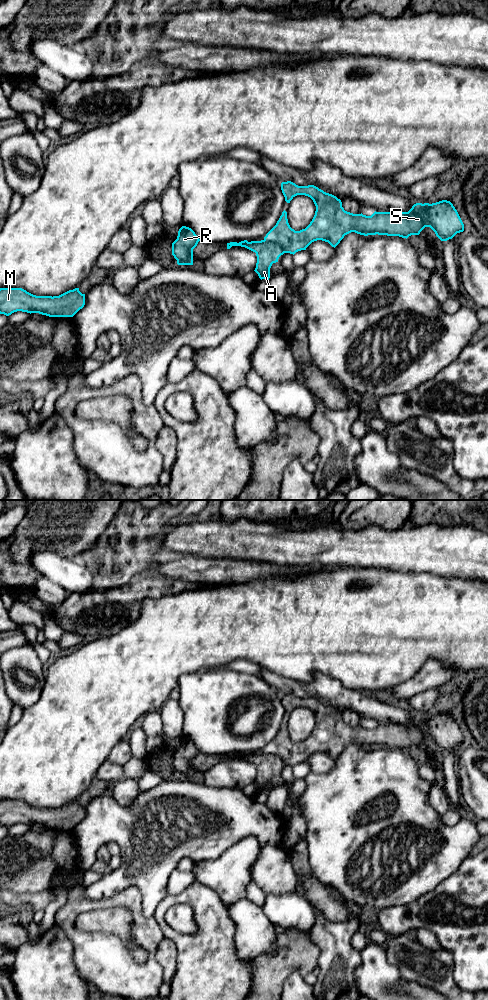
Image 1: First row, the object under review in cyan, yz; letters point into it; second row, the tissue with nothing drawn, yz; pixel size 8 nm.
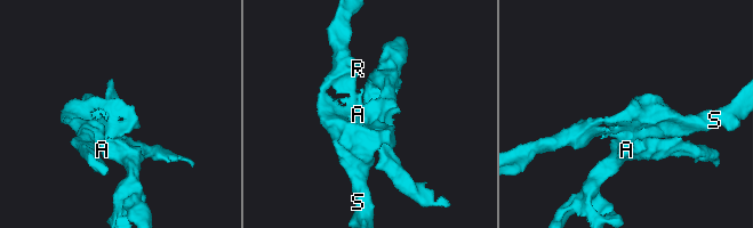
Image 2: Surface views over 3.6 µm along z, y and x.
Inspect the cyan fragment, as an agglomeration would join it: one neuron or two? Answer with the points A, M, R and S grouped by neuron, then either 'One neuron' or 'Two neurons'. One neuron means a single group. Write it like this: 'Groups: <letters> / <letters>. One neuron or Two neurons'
Groups: A / M R S. Two neurons

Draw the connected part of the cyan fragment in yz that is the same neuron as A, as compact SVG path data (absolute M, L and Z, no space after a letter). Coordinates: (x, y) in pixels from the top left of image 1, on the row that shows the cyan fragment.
M267 240L251 241L246 245L231 245L227 243L227 249L230 249L232 246L245 247L256 253L257 263L254 271L261 280L269 280L272 264L278 262L279 257L284 254L283 248L278 243Z

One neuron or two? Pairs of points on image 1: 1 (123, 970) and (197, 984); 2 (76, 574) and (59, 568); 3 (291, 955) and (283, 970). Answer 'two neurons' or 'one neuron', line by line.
1: two neurons
2: one neuron
3: one neuron

